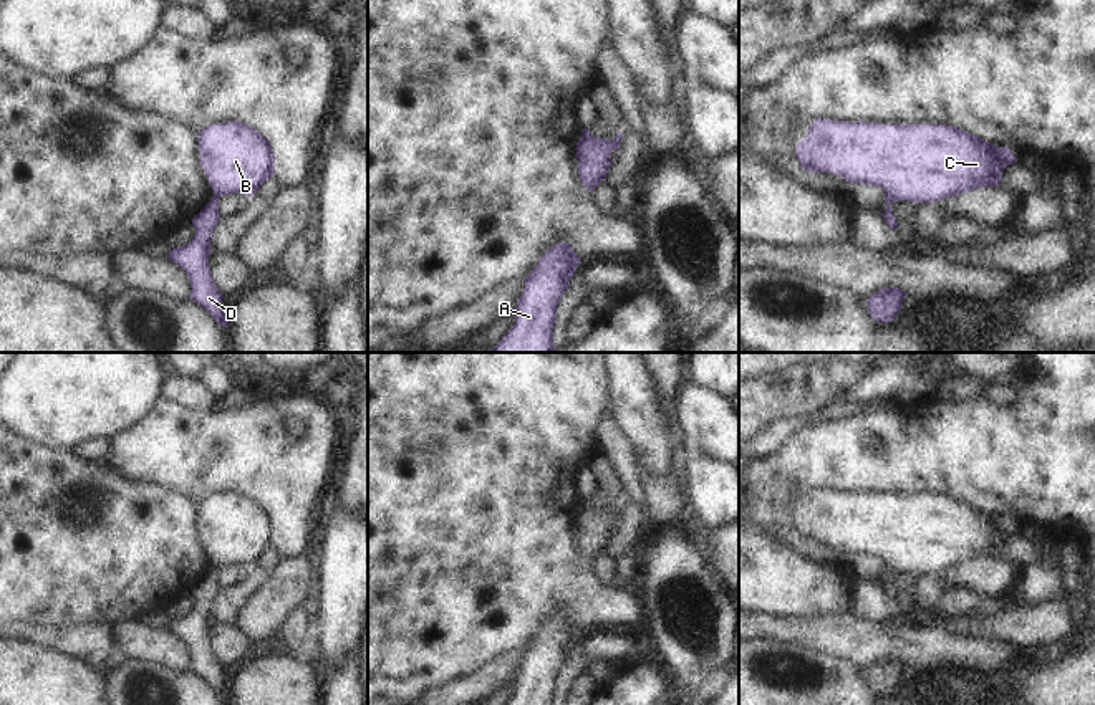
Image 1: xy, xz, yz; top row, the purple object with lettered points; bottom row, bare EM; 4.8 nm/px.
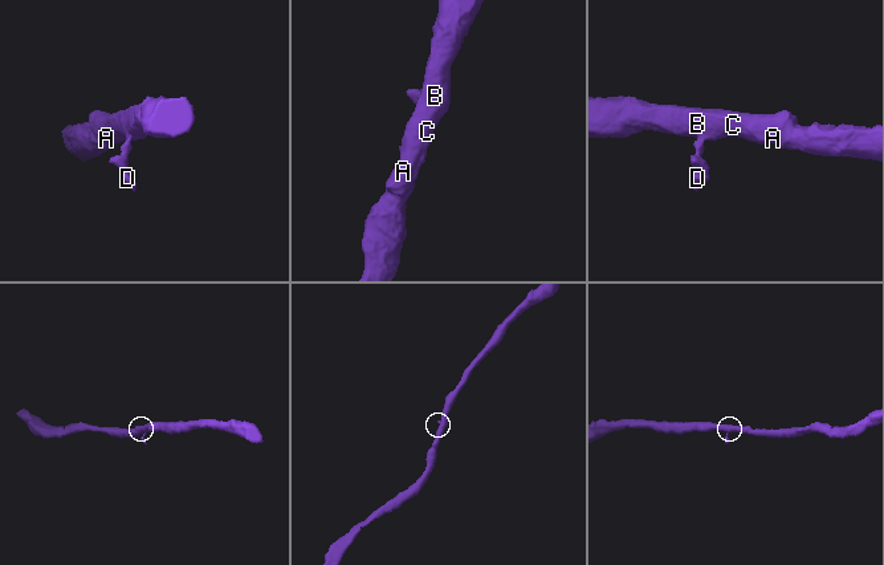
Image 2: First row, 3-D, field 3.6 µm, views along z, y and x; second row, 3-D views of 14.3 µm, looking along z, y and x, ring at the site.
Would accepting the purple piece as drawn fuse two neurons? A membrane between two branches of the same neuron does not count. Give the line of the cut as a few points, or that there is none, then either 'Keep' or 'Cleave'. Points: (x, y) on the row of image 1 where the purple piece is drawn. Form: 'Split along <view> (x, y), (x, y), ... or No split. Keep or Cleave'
Split along xy (214, 196), (217, 199). Cleave.

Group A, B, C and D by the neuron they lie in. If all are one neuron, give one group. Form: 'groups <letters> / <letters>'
groups A B C / D

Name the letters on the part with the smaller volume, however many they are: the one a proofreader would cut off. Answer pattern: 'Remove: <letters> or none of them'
Remove: D

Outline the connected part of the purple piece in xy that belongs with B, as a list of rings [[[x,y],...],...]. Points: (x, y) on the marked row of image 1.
[[[229,121],[199,131],[199,156],[214,197],[253,197],[275,174],[270,142],[253,127]]]

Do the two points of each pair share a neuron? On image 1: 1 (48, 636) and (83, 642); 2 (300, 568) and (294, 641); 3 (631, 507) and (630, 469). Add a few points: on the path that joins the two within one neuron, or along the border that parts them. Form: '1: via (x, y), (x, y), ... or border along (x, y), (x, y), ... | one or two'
1: via (57, 639), (75, 641) | one
2: border along (303, 606), (289, 618), (280, 633) | two
3: border along (623, 493), (648, 515) | two

